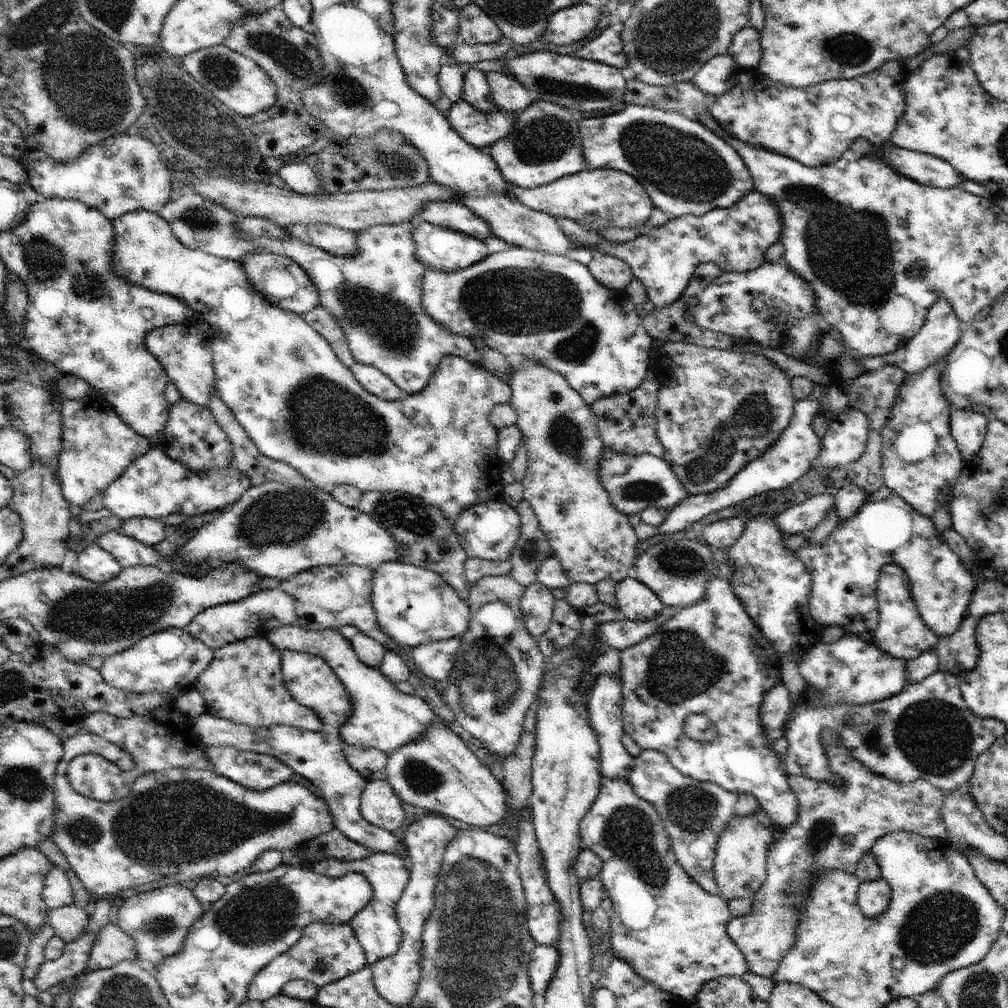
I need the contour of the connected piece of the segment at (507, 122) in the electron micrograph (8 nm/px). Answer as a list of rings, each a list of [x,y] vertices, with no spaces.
[[[464,99],[452,102],[451,107],[443,114],[450,122],[450,126],[466,142],[479,149],[492,146],[500,138],[506,138],[516,124],[517,113],[508,114],[498,112],[480,112],[470,106]]]

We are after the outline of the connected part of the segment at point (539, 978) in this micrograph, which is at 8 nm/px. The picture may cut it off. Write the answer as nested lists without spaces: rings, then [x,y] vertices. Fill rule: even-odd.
[[[538,945],[534,948],[528,974],[530,974],[530,986],[539,999],[546,994],[546,988],[552,982],[558,962],[560,962],[560,952],[557,947]]]

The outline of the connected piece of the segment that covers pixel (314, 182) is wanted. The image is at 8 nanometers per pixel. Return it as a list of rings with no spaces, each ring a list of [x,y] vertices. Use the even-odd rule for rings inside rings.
[[[286,163],[277,174],[284,180],[286,186],[301,195],[315,195],[321,191],[320,178],[317,171],[302,163]]]

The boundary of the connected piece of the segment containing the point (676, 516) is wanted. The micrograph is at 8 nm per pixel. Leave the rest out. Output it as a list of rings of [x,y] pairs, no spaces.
[[[814,382],[812,393],[806,398],[796,402],[794,406],[794,416],[792,416],[792,420],[788,425],[788,428],[786,428],[786,430],[784,430],[780,435],[780,438],[774,442],[774,446],[770,446],[769,450],[766,450],[760,458],[754,458],[754,460],[752,460],[752,462],[748,462],[740,472],[736,472],[736,474],[734,474],[734,478],[732,478],[731,482],[724,486],[724,488],[714,490],[714,492],[691,495],[688,496],[688,498],[684,498],[684,501],[678,502],[678,506],[676,506],[676,508],[672,508],[672,510],[669,511],[668,516],[666,516],[666,520],[663,520],[662,524],[658,526],[658,532],[654,536],[658,536],[658,540],[660,541],[660,536],[668,536],[668,534],[674,534],[678,531],[684,530],[691,524],[704,518],[704,516],[712,514],[712,512],[720,511],[726,507],[738,504],[738,502],[744,502],[744,500],[752,496],[764,494],[765,492],[778,490],[780,488],[786,488],[786,486],[796,482],[799,478],[802,478],[802,476],[810,470],[812,460],[814,460],[820,452],[821,438],[817,435],[814,428],[815,420],[818,418],[818,409],[815,405],[816,402],[819,403],[820,398],[824,396],[826,388],[830,387],[830,382],[829,384],[816,384],[816,382]]]

